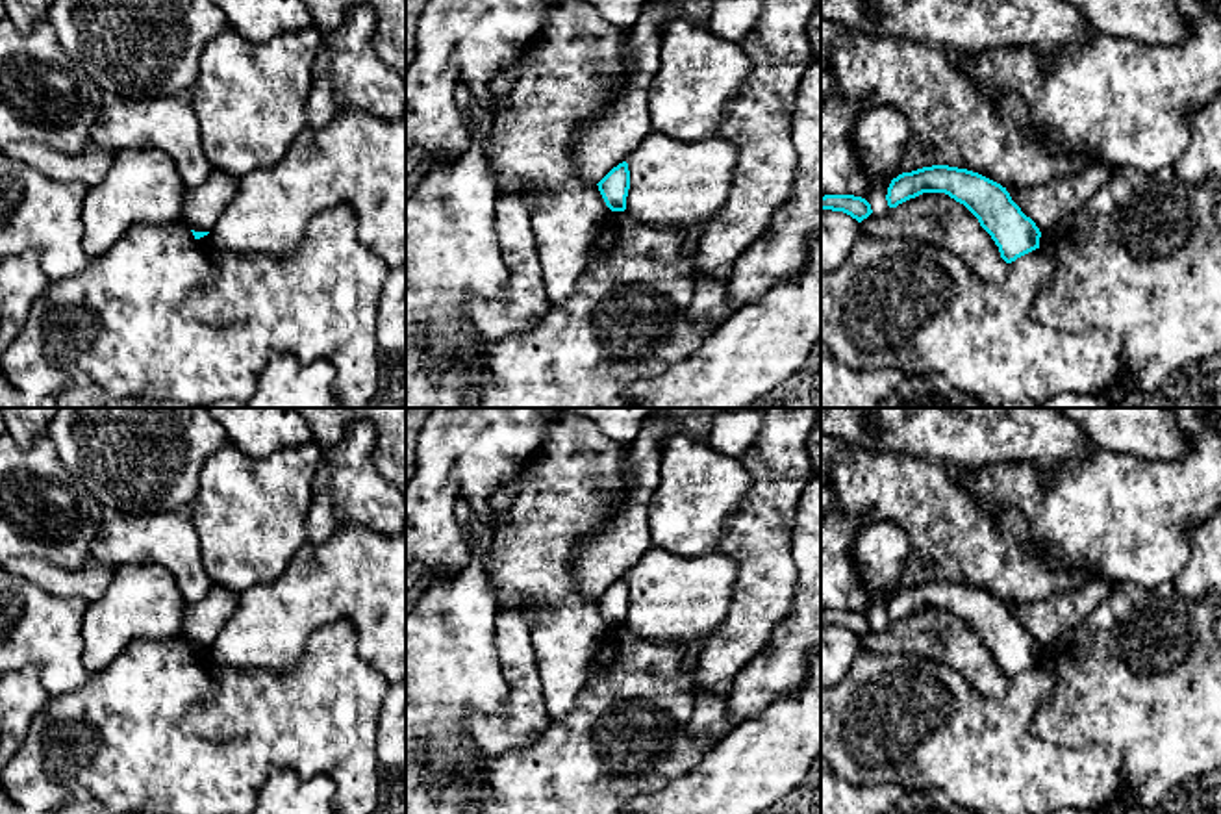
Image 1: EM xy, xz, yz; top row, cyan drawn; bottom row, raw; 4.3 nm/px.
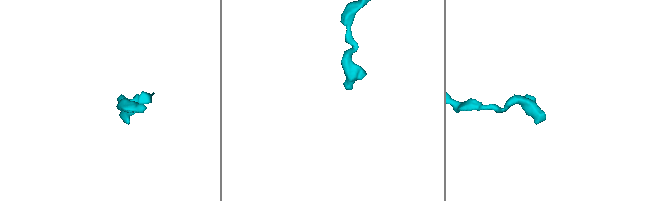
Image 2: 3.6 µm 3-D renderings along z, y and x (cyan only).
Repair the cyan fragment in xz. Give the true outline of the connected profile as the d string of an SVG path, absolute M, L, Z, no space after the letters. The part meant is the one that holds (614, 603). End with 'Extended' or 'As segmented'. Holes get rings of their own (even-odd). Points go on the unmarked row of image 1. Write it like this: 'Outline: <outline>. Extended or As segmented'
Outline: M763 408L758 436L739 456L752 484L739 510L724 521L717 547L737 562L737 579L724 619L699 647L695 666L684 666L682 645L643 640L626 627L628 579L613 582L597 599L611 630L587 669L574 710L550 721L532 745L504 751L487 764L478 782L478 814L626 814L634 797L658 792L686 775L719 742L695 738L689 721L699 693L726 693L791 610L797 590L793 525L813 473L808 436L819 413L821 408Z. Extended

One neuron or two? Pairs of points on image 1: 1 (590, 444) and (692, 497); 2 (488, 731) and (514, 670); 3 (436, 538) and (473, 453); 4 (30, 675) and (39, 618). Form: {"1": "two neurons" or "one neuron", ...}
{"1": "two neurons", "2": "one neuron", "3": "one neuron", "4": "two neurons"}

